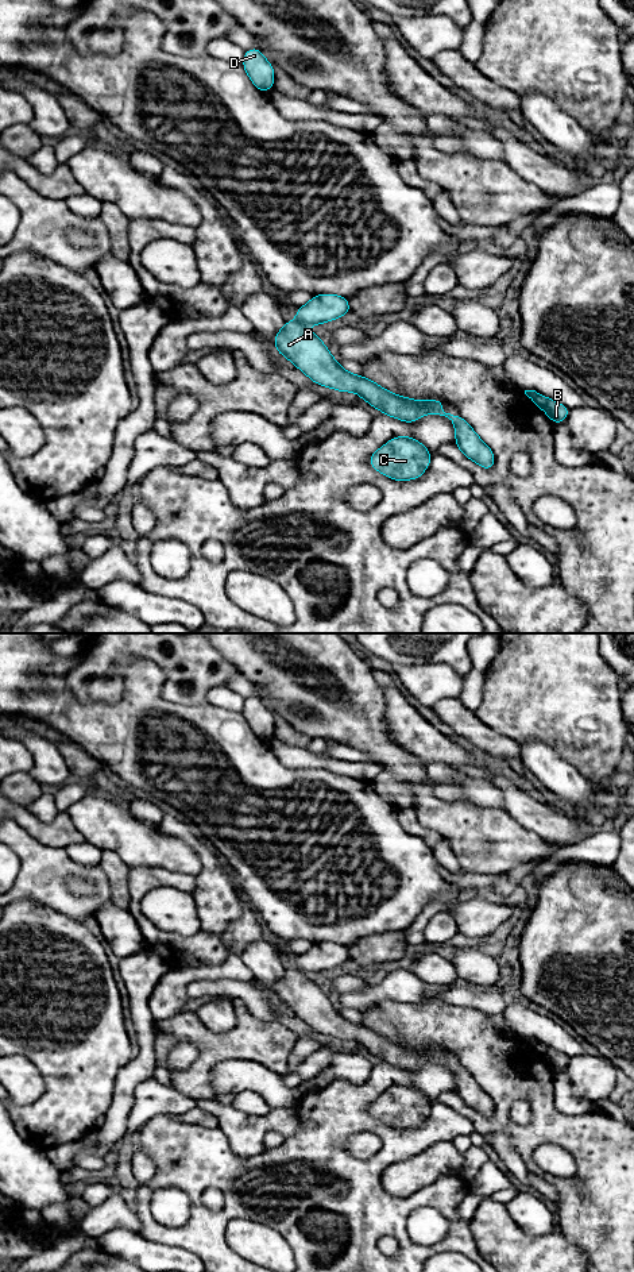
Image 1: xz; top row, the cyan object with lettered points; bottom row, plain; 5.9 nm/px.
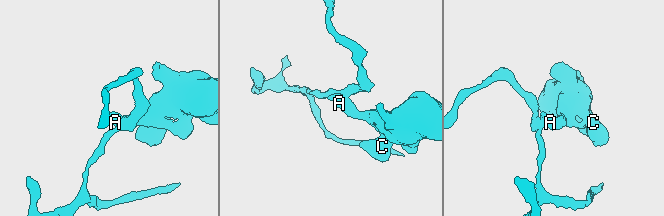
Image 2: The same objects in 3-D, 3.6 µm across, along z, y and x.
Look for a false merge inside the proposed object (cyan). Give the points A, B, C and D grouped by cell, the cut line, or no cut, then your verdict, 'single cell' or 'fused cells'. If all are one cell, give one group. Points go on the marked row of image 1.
A B C / D | xz (296, 319), (304, 326) | fused cells

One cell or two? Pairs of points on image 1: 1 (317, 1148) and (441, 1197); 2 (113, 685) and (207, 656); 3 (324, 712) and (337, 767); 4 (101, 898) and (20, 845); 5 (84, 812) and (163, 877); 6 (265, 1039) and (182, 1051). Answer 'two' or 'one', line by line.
1: one
2: one
3: two
4: one
5: two
6: two

